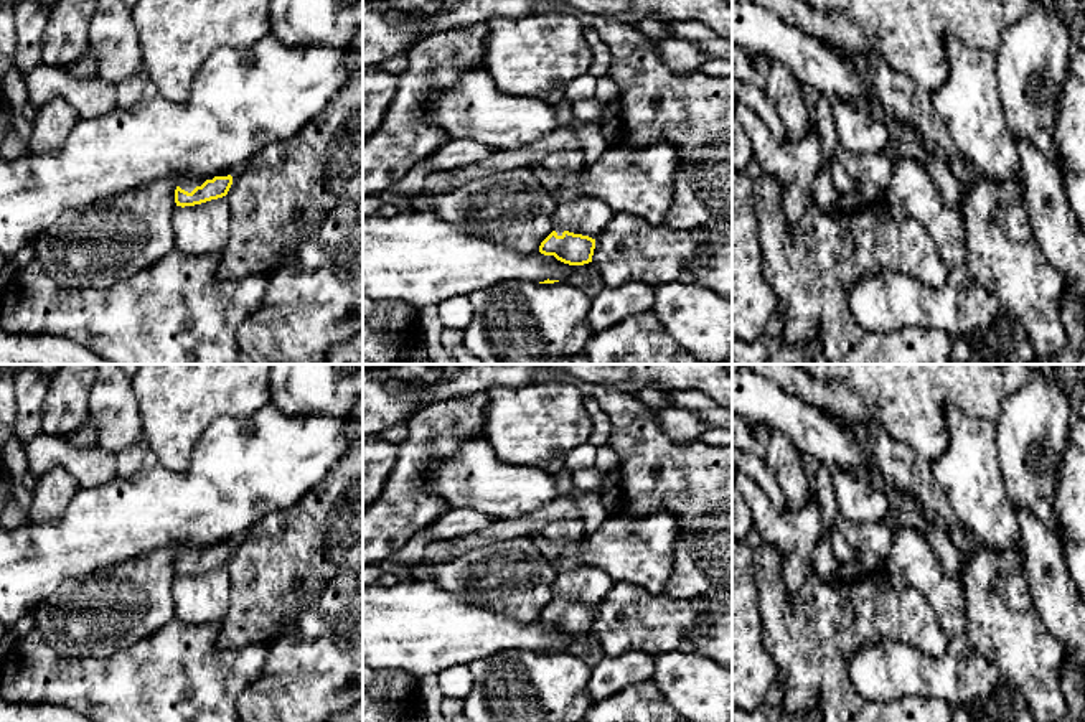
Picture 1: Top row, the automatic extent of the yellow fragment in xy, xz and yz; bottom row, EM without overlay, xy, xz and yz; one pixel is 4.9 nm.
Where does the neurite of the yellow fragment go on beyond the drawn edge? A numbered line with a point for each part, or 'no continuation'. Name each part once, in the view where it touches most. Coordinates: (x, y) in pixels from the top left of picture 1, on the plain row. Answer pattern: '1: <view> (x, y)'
1: xy (188, 553)

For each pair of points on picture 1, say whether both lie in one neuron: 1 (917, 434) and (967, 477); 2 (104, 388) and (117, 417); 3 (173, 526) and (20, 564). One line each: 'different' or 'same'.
1: different
2: same
3: same

